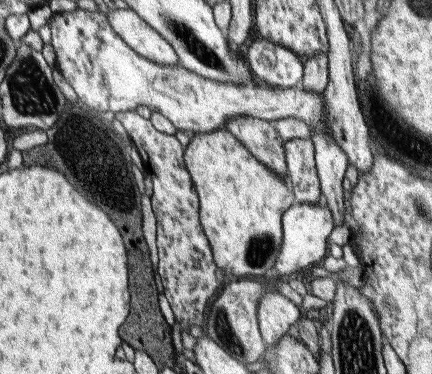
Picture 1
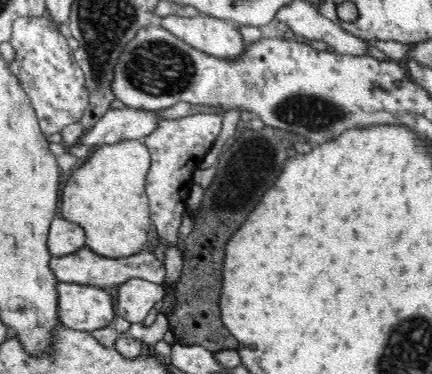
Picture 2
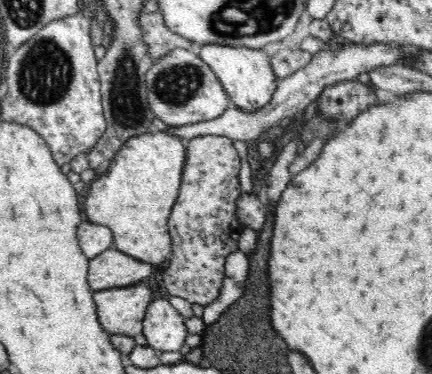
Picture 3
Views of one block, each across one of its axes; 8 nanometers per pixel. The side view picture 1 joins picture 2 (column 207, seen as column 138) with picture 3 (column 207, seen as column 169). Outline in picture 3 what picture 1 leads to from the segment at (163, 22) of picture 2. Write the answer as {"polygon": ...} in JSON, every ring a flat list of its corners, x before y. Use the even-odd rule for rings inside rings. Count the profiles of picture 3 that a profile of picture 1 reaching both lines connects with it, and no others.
{"polygon":[[202,46,202,62,208,64,214,76,220,80,224,92,230,98,230,104,238,106,248,114,264,110,276,96,278,86,282,82,272,68,272,58,260,50,246,50,232,46]]}

